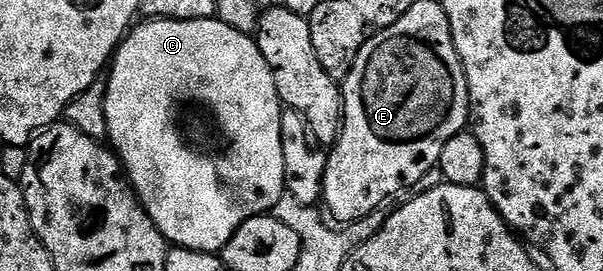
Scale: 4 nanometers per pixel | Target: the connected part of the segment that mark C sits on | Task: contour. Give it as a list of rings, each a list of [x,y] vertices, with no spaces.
[[[218,19],[193,22],[148,20],[142,24],[136,24],[128,32],[115,50],[115,56],[109,65],[111,77],[106,78],[105,97],[105,117],[109,123],[107,141],[123,162],[128,181],[163,238],[172,246],[181,249],[218,254],[229,243],[229,239],[233,239],[241,223],[245,223],[250,217],[270,214],[276,203],[285,196],[285,151],[281,147],[281,119],[285,106],[277,95],[273,71],[269,63],[265,63],[265,55],[261,55],[258,40],[254,36],[237,31]]]

